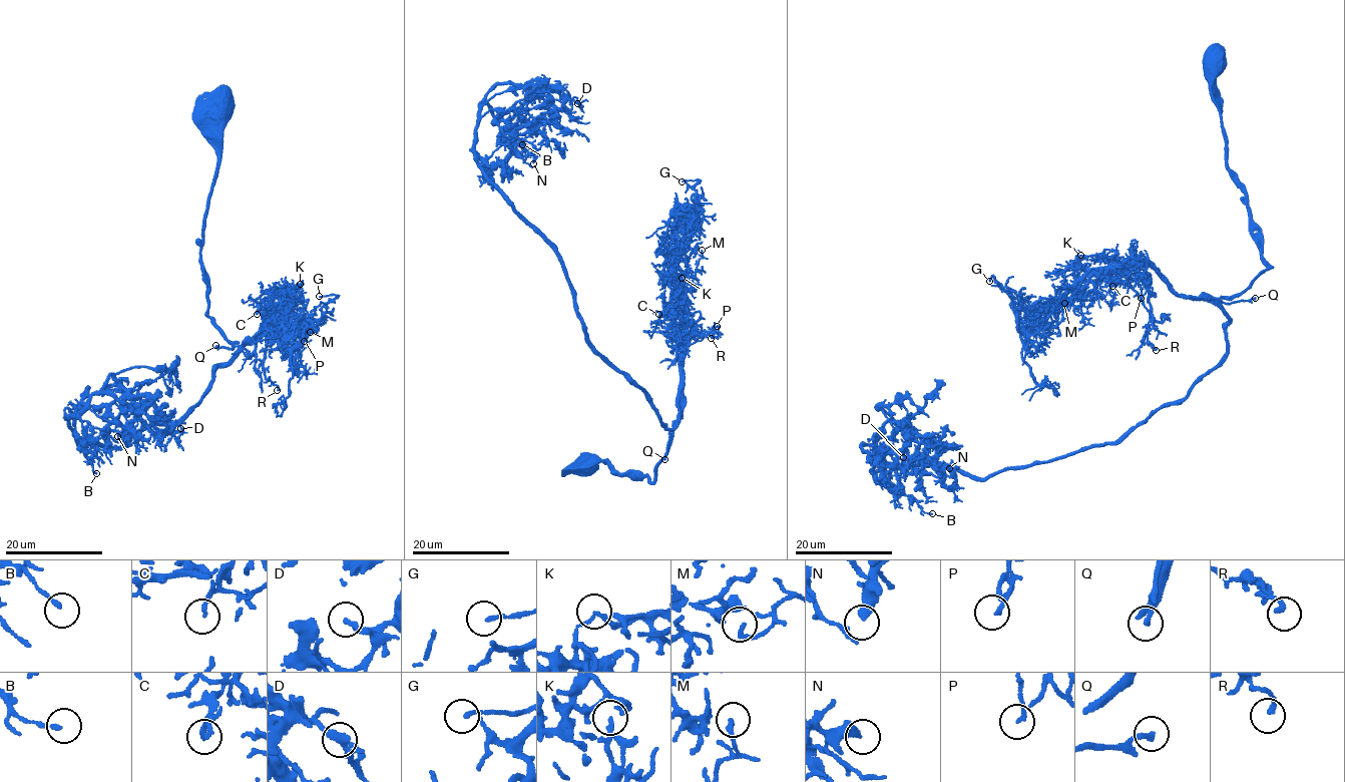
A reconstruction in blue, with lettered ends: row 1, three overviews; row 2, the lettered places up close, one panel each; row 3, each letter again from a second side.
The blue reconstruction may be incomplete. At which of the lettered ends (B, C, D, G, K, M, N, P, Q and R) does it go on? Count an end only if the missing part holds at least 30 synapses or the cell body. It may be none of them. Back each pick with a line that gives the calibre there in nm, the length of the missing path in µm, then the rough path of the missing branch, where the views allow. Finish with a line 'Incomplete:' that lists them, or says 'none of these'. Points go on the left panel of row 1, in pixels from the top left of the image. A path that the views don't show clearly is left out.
Incomplete: none of these

